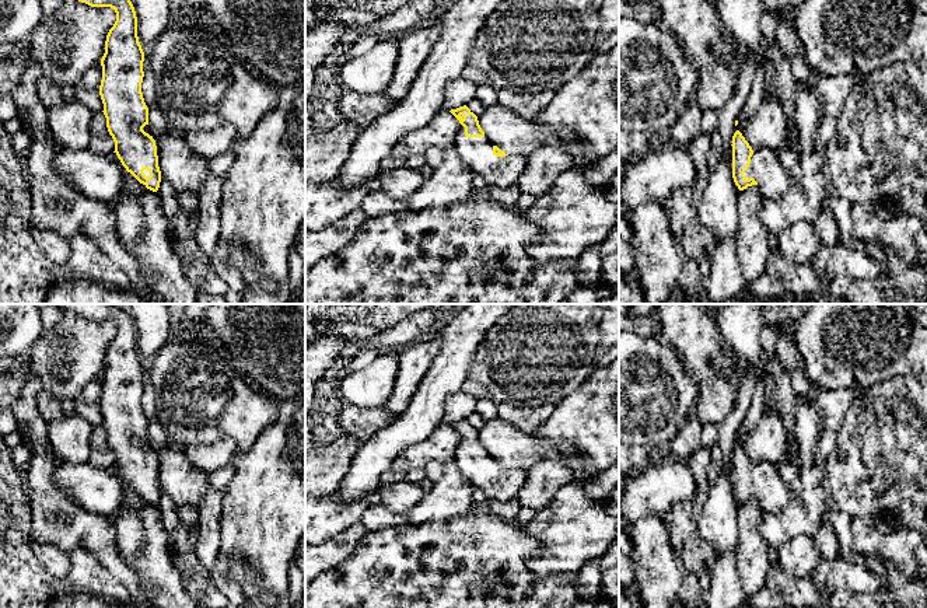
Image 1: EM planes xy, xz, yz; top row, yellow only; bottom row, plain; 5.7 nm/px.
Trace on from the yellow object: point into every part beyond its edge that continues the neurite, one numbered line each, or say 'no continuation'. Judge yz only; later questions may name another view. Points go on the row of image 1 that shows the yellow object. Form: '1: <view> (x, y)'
1: yz (773, 180)

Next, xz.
1: xz (476, 152)

